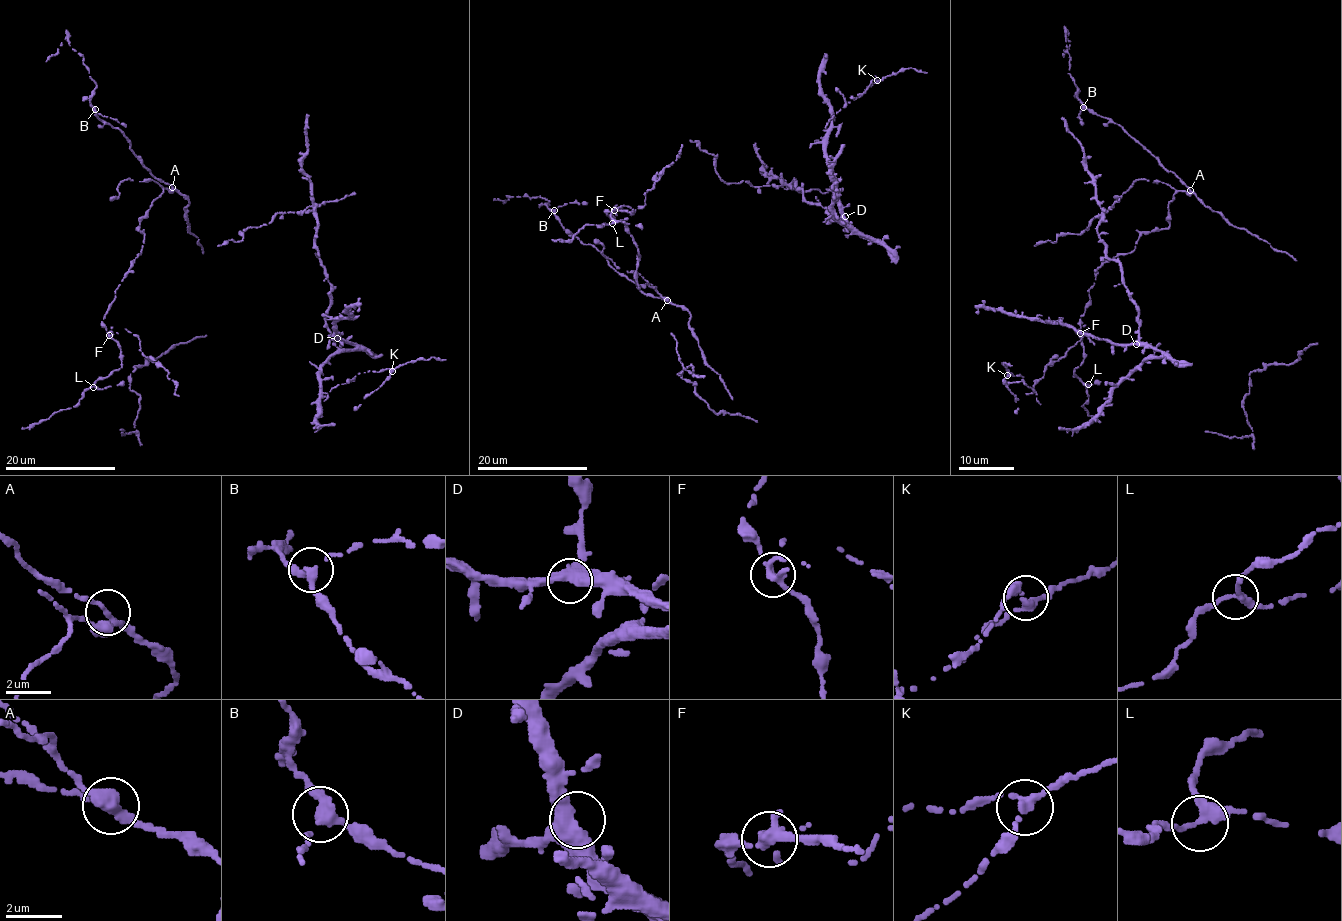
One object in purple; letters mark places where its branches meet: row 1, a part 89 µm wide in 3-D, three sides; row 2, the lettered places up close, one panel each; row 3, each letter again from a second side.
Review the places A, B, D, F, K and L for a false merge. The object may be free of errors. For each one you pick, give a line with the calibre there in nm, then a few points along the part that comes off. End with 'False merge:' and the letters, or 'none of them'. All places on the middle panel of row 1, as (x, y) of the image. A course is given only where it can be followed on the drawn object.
F: calibre 280 nm
False merge: F

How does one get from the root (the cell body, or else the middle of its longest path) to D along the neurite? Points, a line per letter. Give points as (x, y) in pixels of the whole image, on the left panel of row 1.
D: (218, 245), (276, 213), (312, 210), (316, 255), (330, 284), (325, 325), (337, 338)

